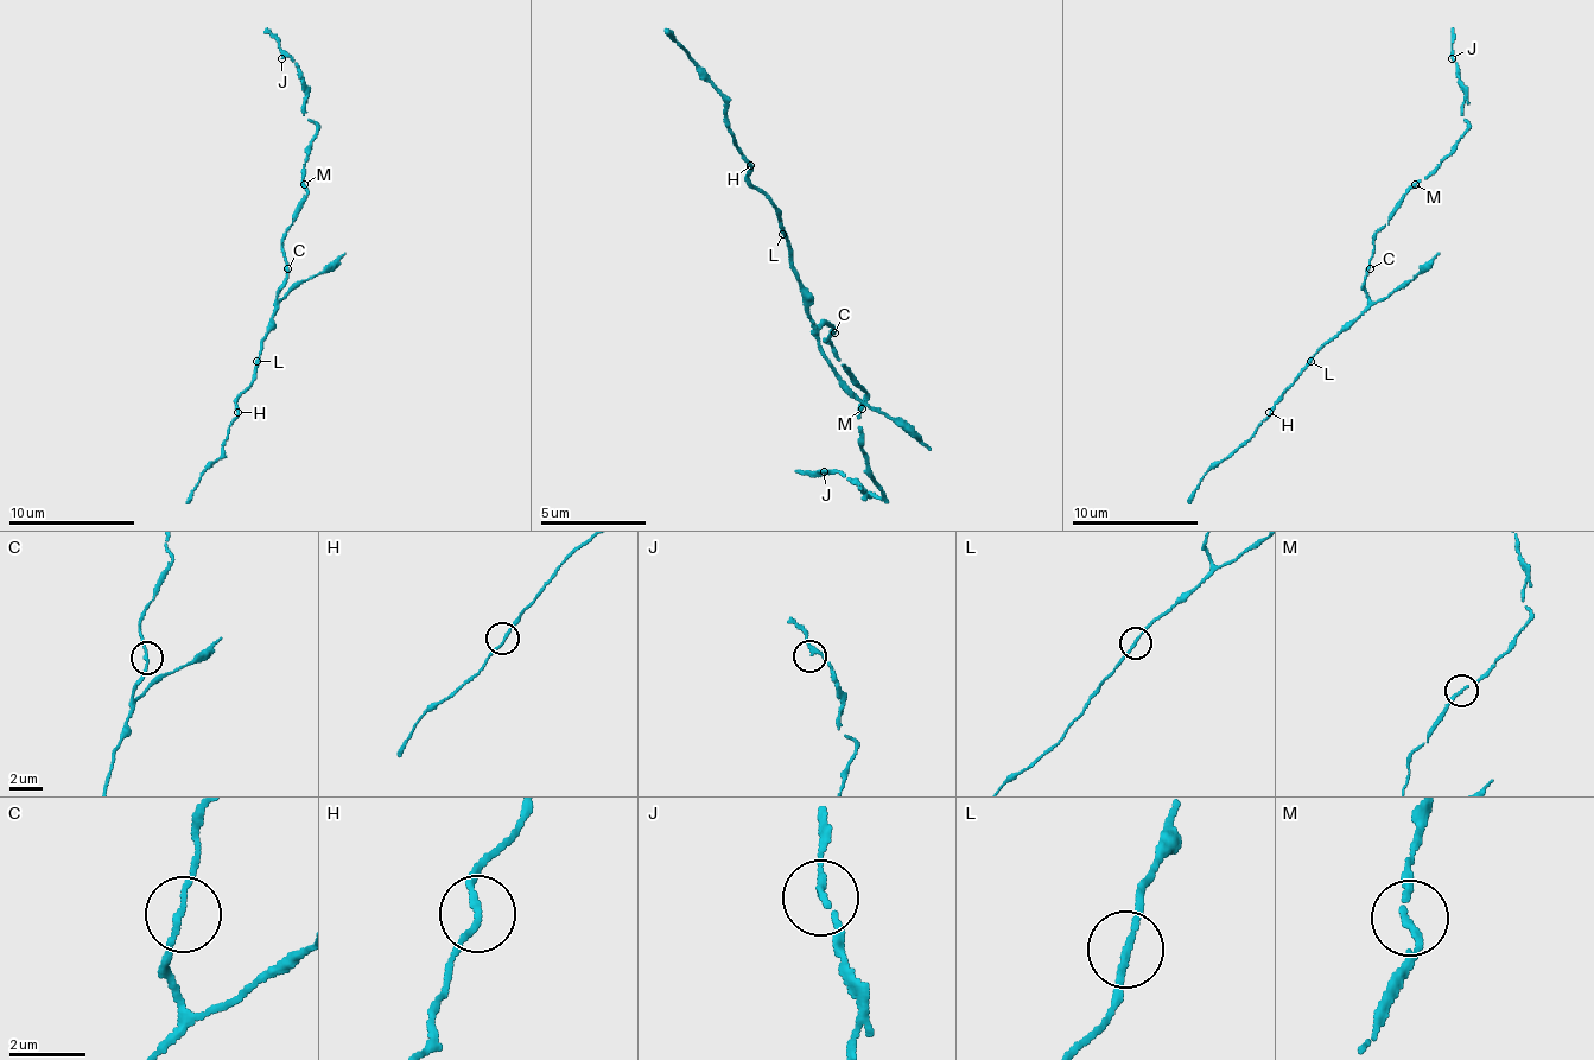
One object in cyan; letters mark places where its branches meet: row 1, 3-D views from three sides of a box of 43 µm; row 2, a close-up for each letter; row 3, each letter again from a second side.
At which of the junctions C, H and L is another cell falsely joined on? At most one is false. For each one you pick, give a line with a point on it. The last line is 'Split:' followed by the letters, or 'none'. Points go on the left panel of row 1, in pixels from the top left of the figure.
Split: none

